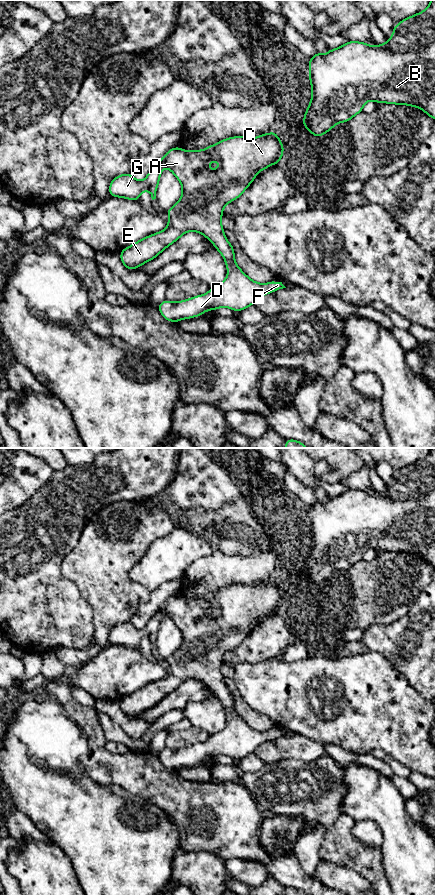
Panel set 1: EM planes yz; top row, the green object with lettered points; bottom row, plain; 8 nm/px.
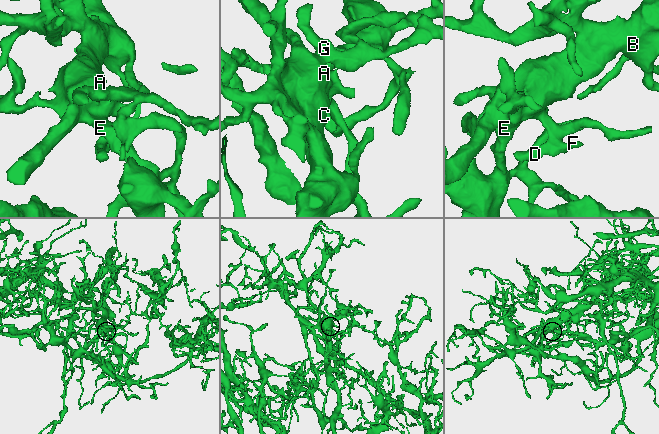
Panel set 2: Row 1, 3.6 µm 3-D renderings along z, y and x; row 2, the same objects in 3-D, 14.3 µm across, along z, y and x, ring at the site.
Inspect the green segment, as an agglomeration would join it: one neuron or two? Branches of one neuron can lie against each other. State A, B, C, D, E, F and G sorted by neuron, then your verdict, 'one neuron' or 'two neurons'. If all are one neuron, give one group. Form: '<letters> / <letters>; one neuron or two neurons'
A B C D E F G; one neuron

